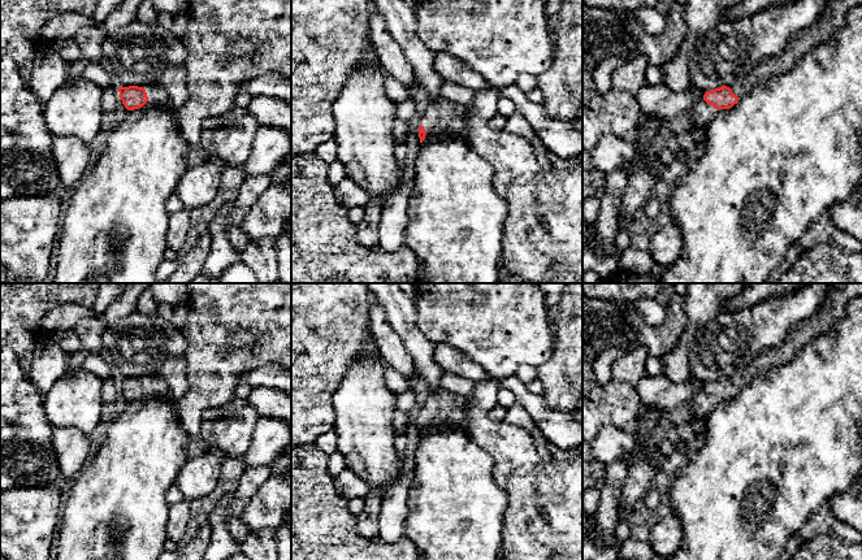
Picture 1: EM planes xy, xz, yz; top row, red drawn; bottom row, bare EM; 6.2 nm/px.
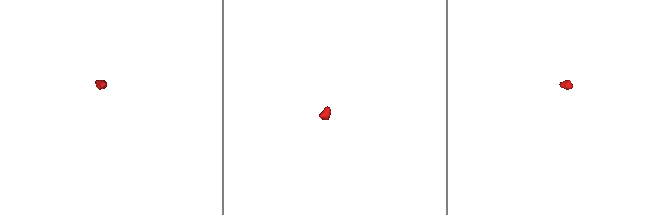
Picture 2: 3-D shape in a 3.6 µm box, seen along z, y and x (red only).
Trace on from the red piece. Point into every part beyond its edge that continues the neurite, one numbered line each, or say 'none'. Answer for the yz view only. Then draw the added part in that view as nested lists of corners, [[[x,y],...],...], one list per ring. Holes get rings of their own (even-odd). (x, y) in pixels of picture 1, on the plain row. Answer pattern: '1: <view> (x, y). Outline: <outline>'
1: yz (839, 295). Outline: [[[831,283],[814,314],[796,324],[780,346],[763,351],[749,366],[736,370],[729,379],[741,390],[759,374],[790,363],[802,347],[829,330],[859,296],[862,283]]]
2: yz (704, 404). Outline: [[[705,391],[699,392],[697,396],[694,396],[693,401],[694,401],[693,418],[702,418],[702,420],[705,420],[710,414],[710,412],[714,409],[714,404],[715,404],[715,399],[712,396],[707,395]],[[692,420],[686,421],[686,422],[690,424]]]

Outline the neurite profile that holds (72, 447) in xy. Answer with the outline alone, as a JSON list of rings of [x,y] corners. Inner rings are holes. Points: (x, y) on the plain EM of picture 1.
[[[55,427],[53,448],[65,478],[78,476],[90,460],[88,435],[74,427]]]

